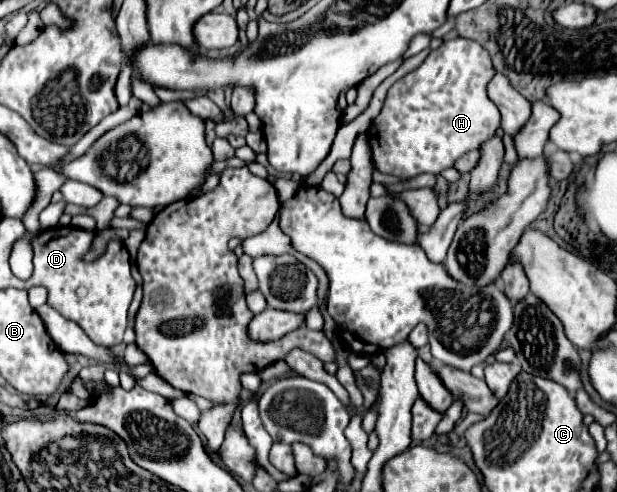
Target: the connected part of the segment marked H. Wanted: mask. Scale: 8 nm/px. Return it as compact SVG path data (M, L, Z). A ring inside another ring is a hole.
M464 37L444 41L418 69L410 71L390 87L380 115L366 131L374 167L384 175L412 179L420 173L440 173L442 169L452 167L454 161L462 157L462 153L478 149L478 145L488 141L490 135L494 135L500 127L500 113L486 97L486 85L494 73L496 71L492 67L490 55L478 41Z

